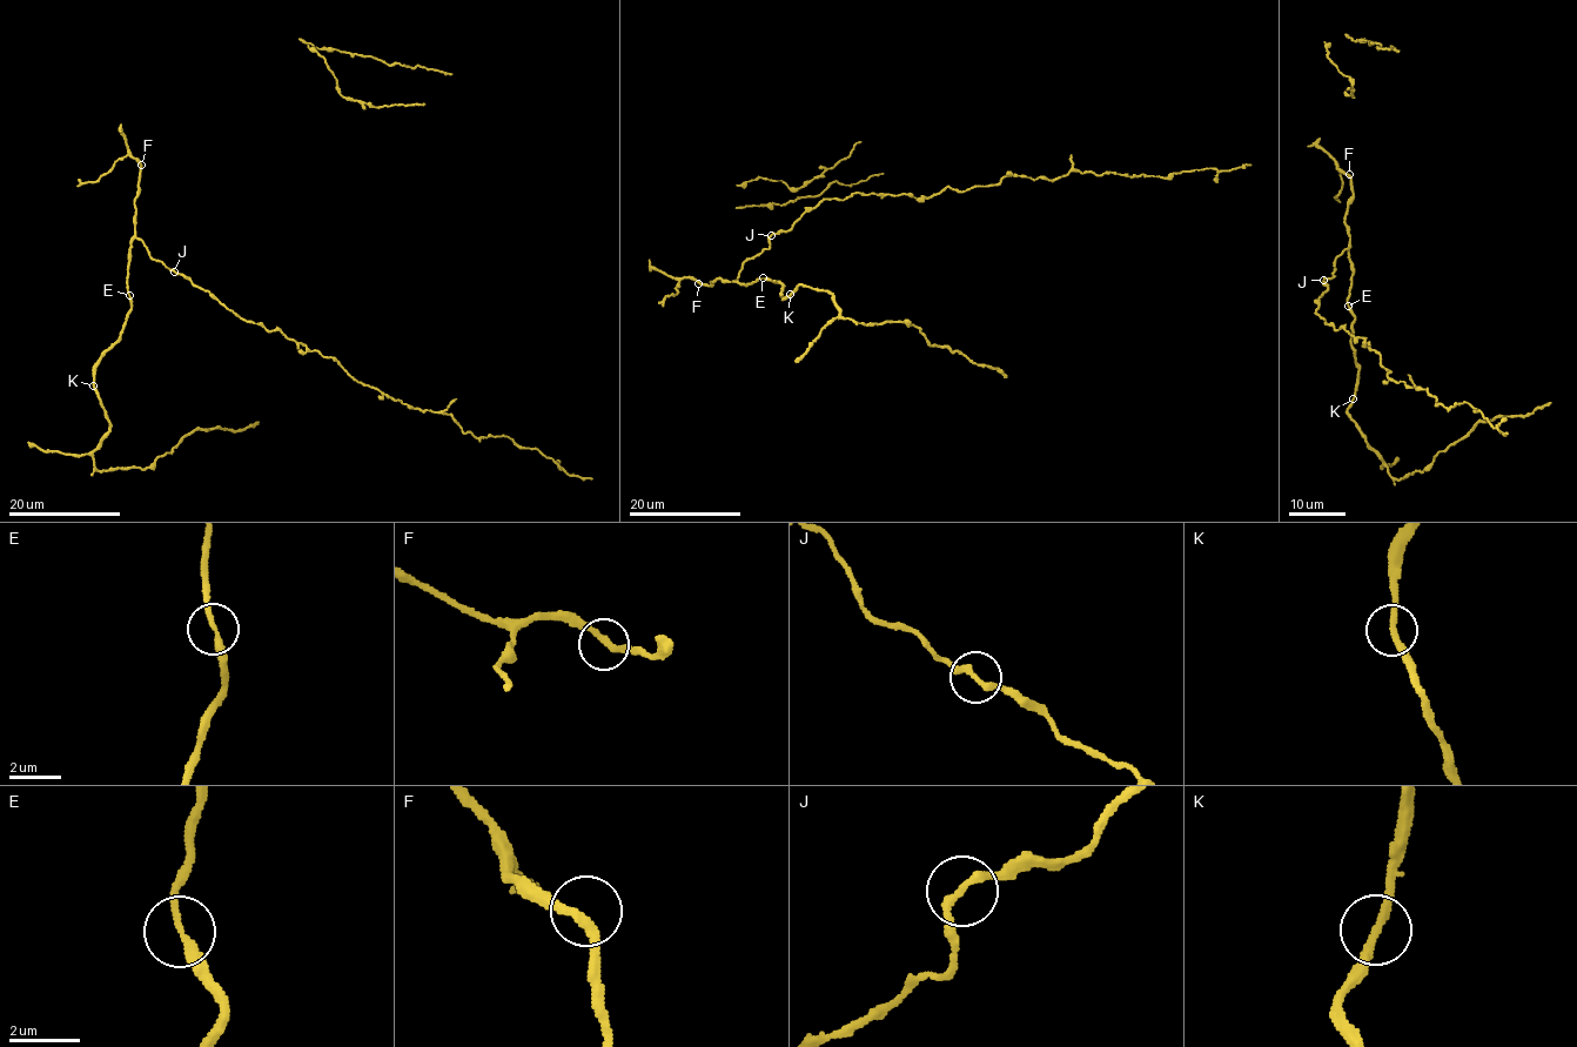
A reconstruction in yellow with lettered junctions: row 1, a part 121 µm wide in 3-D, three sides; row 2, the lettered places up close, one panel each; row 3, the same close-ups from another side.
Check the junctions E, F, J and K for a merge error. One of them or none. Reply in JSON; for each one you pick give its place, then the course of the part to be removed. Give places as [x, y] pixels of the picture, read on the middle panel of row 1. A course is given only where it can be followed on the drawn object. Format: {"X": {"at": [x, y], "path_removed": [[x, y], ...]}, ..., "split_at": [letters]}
{"split_at": []}

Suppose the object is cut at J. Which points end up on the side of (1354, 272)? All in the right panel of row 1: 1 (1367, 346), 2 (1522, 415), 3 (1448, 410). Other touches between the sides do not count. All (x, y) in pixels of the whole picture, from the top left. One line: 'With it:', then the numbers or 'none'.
With it: 2

